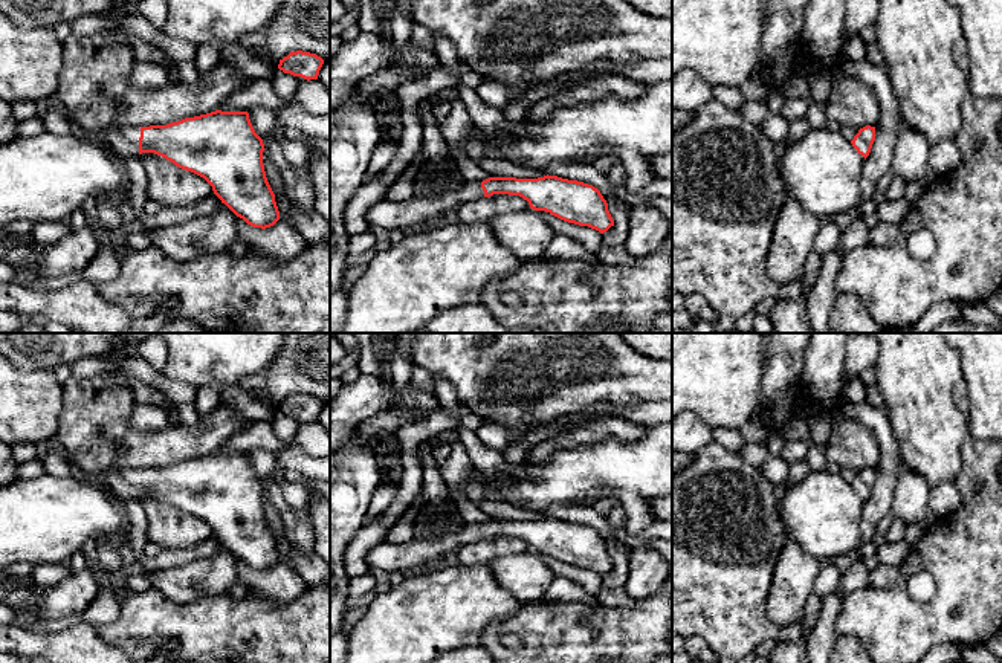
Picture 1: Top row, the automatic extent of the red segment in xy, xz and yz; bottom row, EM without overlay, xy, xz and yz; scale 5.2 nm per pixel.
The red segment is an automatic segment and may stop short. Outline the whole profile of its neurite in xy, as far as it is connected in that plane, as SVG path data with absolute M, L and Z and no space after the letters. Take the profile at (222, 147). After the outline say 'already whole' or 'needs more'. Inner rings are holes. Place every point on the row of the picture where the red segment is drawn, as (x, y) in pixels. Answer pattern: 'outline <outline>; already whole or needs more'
outline M215 110L166 125L125 125L95 139L121 160L154 153L203 177L221 203L254 228L280 220L263 165L264 144L247 112Z; needs more

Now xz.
outline M548 174L538 179L489 177L483 182L463 182L437 194L419 191L403 202L380 200L368 208L365 222L370 229L383 228L389 232L493 194L519 196L535 211L550 212L564 222L588 226L600 234L614 226L608 203L597 188Z; needs more

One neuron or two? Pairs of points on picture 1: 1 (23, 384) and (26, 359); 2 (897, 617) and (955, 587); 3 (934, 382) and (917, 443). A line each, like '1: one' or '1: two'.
1: two
2: one
3: one

